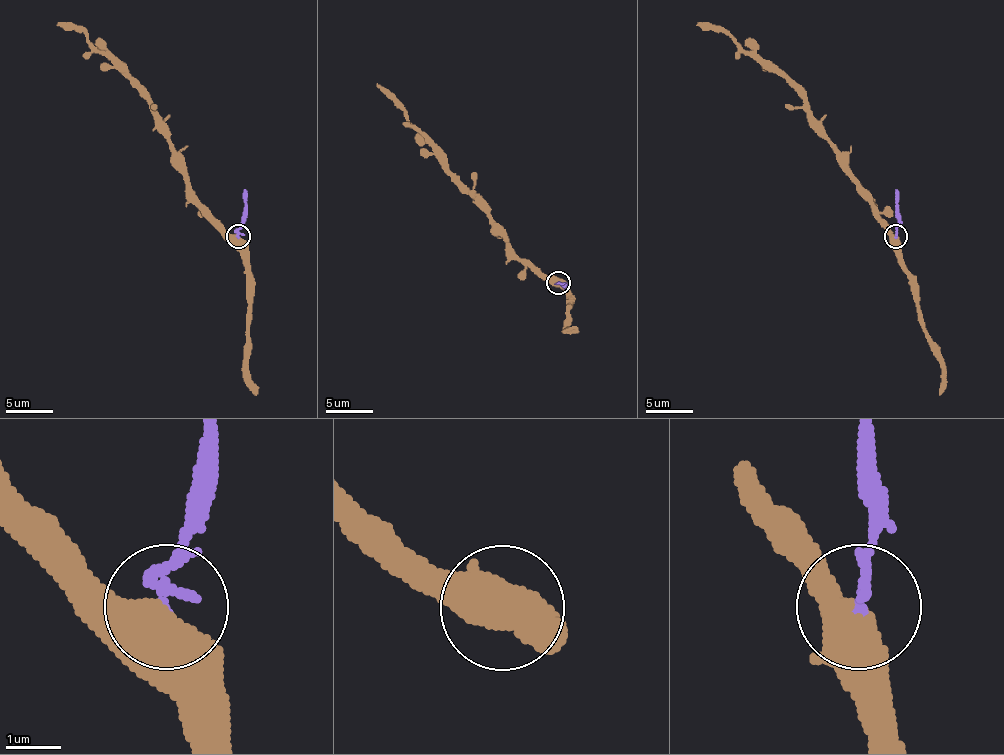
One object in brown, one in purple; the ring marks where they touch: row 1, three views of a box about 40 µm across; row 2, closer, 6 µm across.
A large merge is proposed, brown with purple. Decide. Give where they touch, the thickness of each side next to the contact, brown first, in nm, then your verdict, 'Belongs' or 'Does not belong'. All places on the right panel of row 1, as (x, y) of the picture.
Place: (896, 236). Thickness 750 nm (brown) against 240 nm. Does not belong

